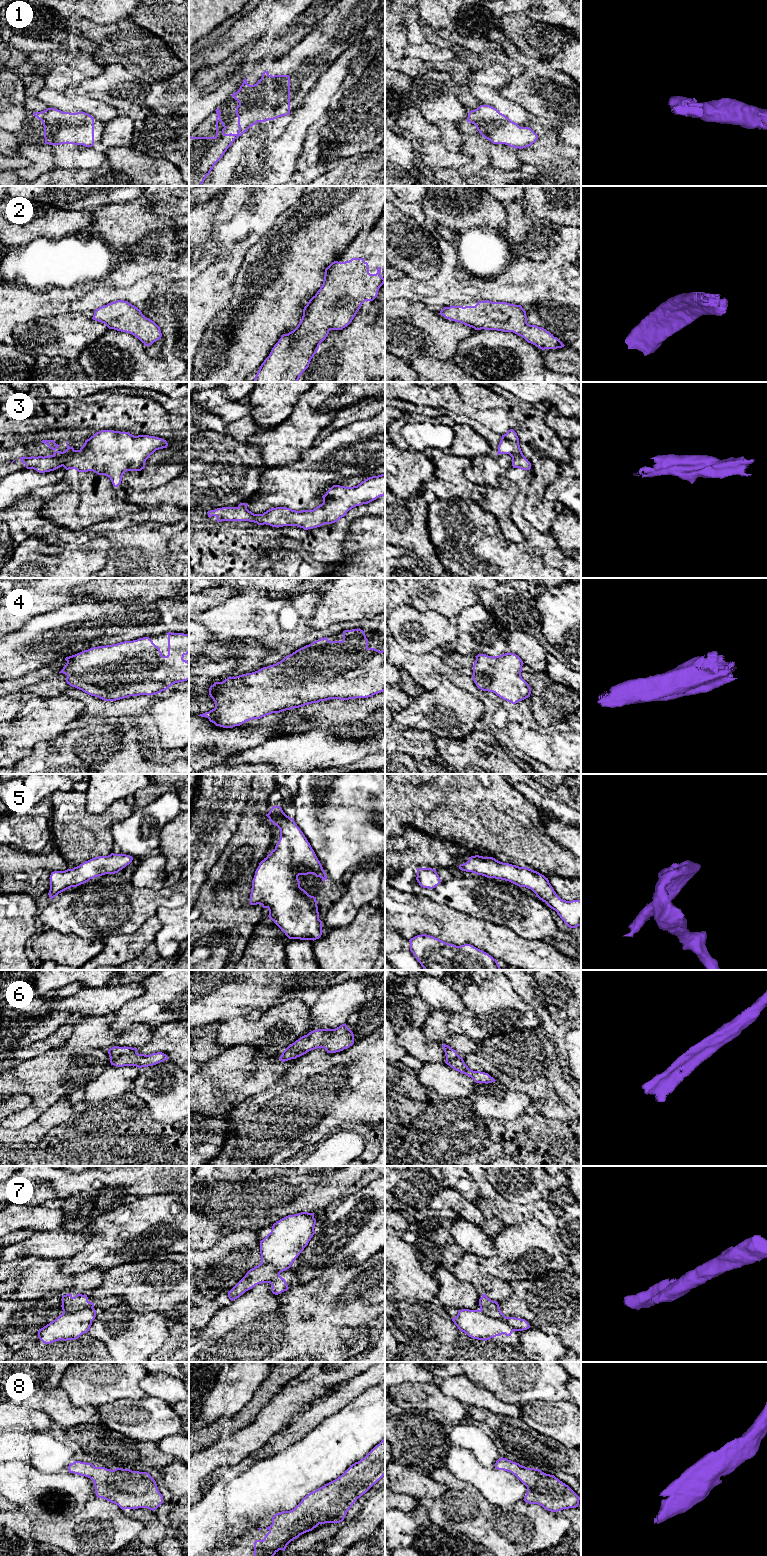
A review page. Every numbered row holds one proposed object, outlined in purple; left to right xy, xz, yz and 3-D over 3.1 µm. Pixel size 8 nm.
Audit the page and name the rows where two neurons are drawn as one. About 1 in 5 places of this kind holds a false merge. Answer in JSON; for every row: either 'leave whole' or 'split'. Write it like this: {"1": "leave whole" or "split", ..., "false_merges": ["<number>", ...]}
{"1": "leave whole", "2": "leave whole", "3": "leave whole", "4": "leave whole", "5": "leave whole", "6": "leave whole", "7": "split", "8": "leave whole", "false_merges": ["7"]}

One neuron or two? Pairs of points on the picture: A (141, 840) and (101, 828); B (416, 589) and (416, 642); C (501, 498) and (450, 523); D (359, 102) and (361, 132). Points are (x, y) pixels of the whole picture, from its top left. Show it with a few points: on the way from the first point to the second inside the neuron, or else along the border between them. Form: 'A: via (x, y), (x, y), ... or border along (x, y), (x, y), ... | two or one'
A: border along (130, 816), (117, 821), (113, 825), (113, 843) | two
B: border along (410, 604), (422, 612), (437, 612), (439, 614) | two
C: border along (479, 504), (495, 517), (498, 525) | two
D: via (361, 109), (361, 125) | one

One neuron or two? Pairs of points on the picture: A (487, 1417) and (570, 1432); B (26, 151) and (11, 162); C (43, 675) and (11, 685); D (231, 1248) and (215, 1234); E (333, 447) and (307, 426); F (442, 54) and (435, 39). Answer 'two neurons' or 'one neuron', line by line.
A: two neurons
B: two neurons
C: one neuron
D: two neurons
E: two neurons
F: two neurons

